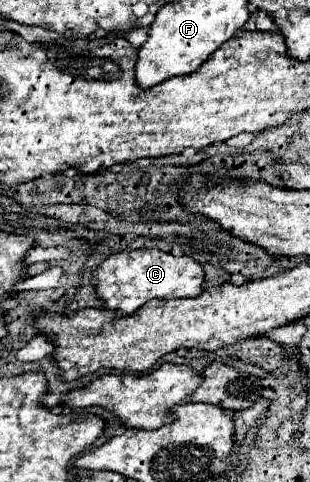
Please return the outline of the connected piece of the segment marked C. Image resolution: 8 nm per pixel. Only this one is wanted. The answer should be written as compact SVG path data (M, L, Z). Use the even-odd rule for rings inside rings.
M122 250L108 256L92 274L92 286L106 310L116 312L120 318L134 314L148 300L160 298L192 298L202 294L204 270L190 256L172 256L160 250Z

